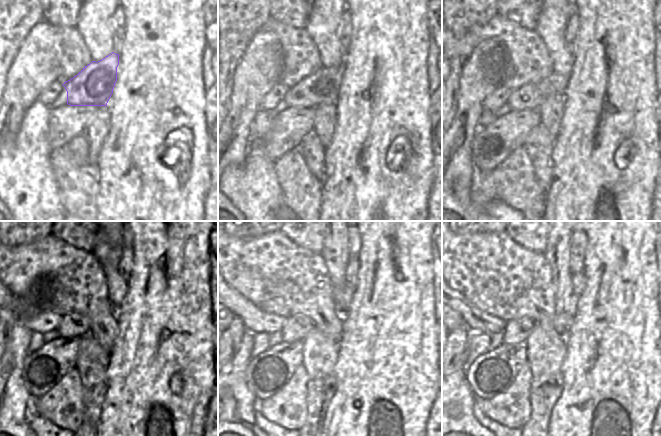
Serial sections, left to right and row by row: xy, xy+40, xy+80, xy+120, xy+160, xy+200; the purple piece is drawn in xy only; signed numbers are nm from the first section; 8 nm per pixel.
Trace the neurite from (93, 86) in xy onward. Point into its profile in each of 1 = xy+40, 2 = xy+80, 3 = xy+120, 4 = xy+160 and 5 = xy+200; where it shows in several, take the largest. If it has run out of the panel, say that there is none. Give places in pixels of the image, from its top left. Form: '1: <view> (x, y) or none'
1: xy+40 (322, 87)
2: xy+80 (529, 96)
3: xy+120 (74, 325)
4: xy+160 (295, 328)
5: xy+200 (517, 331)

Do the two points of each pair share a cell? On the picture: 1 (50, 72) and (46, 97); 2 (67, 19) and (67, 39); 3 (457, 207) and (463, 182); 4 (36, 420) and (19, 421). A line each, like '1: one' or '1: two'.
1: two
2: two
3: one
4: two

